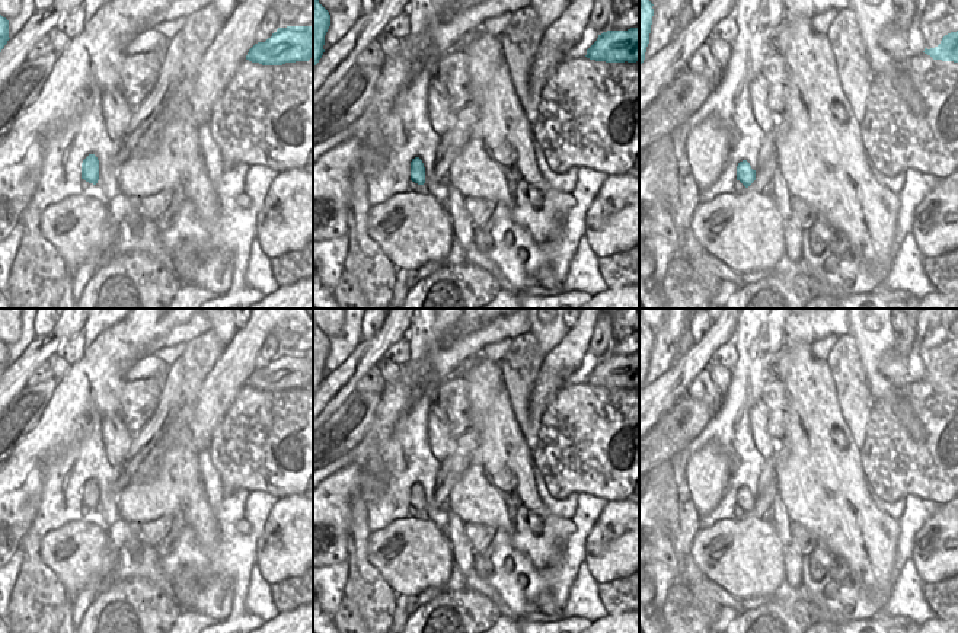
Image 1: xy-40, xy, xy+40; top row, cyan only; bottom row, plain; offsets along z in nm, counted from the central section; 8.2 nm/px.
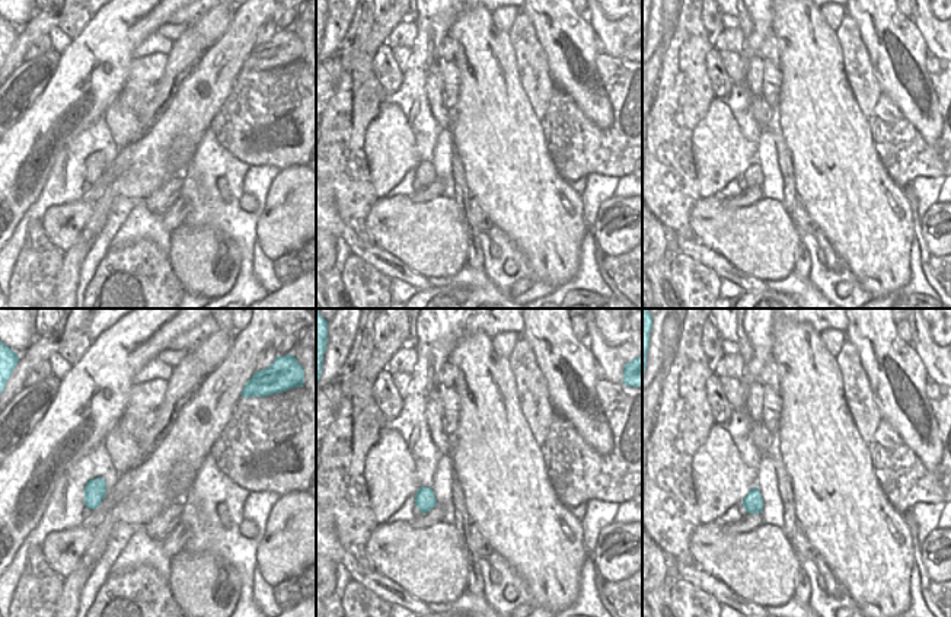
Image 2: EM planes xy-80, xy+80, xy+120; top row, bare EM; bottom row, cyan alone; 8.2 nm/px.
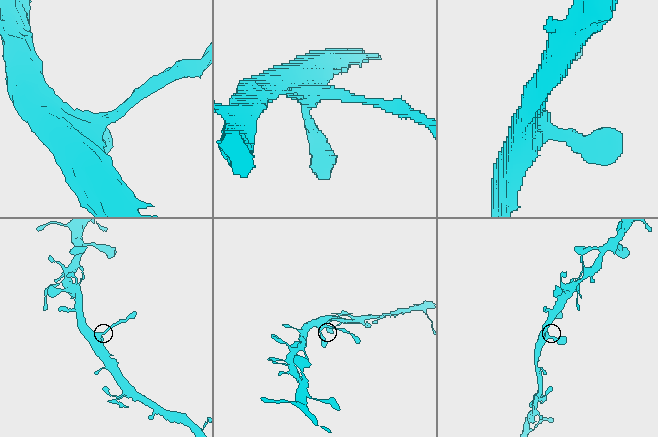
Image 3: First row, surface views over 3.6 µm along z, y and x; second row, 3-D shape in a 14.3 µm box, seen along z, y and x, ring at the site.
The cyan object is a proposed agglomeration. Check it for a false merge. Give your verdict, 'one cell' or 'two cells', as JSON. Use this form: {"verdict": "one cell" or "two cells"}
{"verdict": "one cell"}

